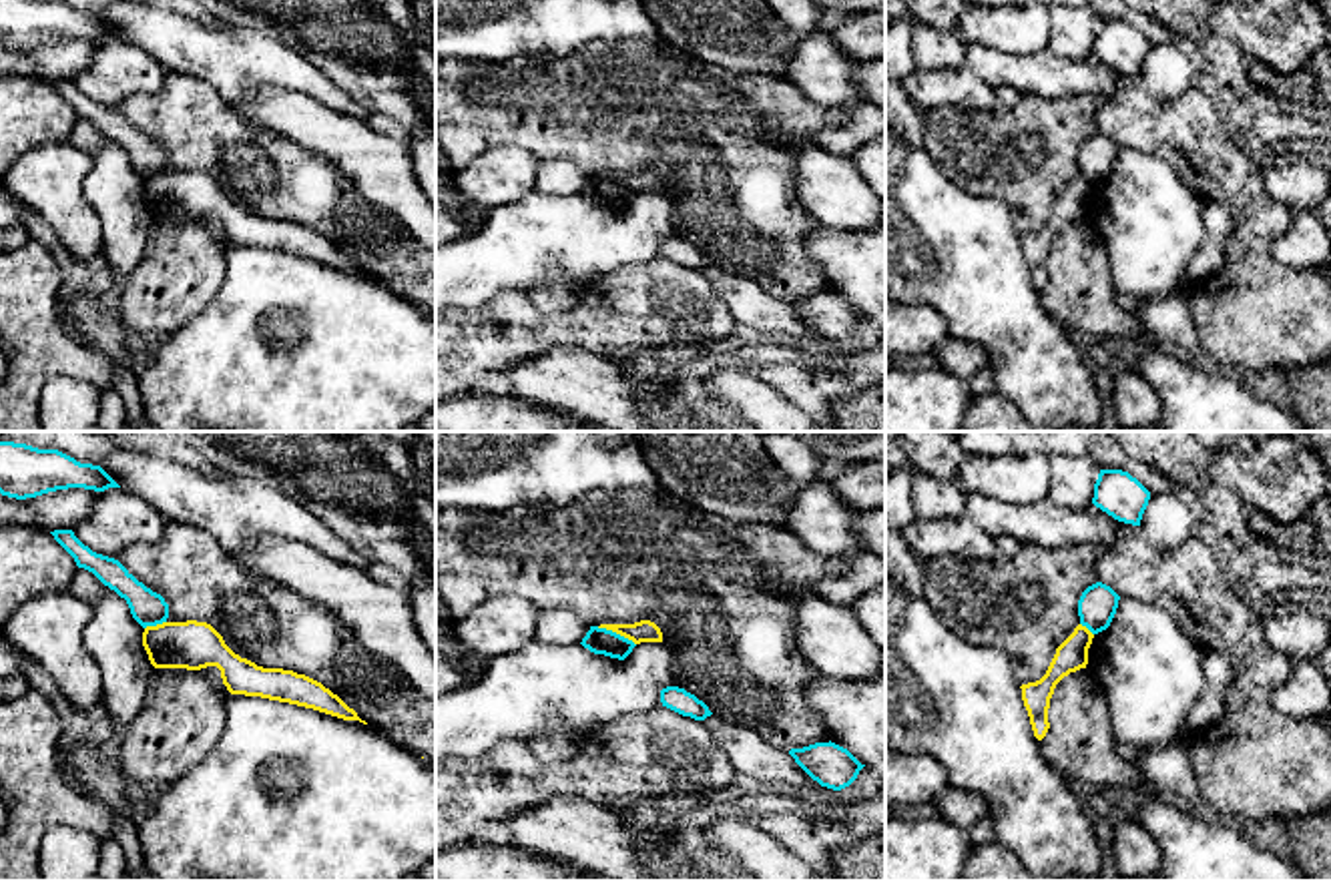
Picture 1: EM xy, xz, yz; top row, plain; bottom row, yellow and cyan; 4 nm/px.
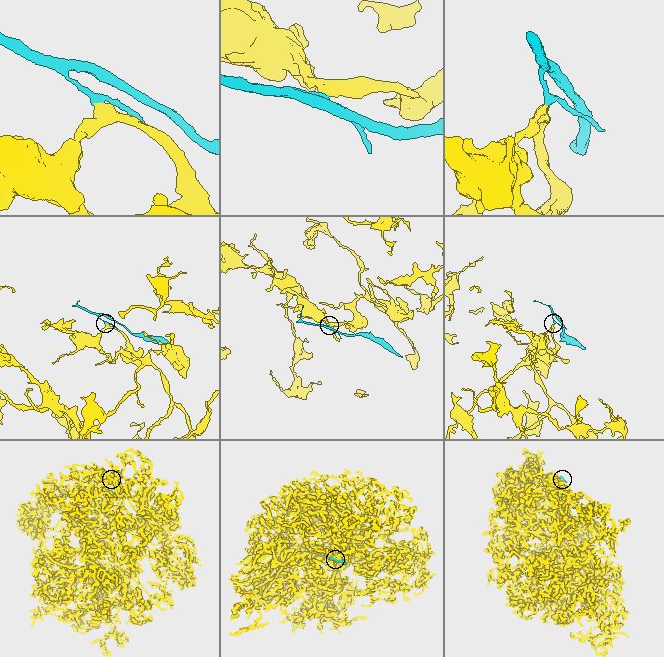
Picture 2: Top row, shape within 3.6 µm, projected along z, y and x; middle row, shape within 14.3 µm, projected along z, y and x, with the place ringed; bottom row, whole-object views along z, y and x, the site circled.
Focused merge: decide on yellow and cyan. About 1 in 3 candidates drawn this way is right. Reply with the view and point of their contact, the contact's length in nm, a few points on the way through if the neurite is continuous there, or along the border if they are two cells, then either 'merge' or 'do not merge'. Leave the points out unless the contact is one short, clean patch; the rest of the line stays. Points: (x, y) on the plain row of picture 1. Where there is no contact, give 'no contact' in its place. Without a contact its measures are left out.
xz (617, 183) | 180 nm | along xz (597, 177), (611, 179), (635, 195) | do not merge

